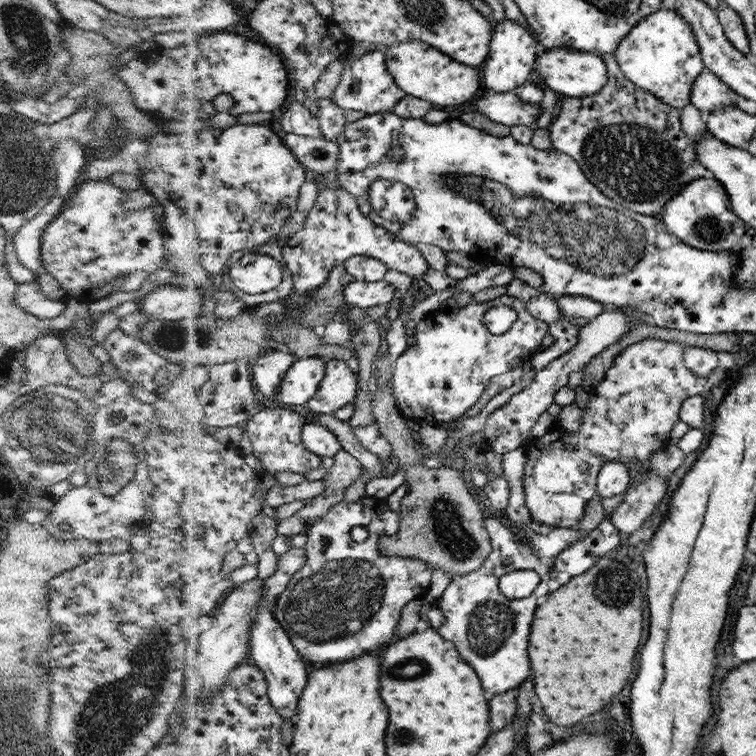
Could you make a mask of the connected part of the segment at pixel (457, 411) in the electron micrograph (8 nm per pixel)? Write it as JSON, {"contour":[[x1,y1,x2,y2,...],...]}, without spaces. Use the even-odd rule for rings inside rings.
{"contour":[[506,295,482,303,470,302,454,313,440,312,438,310,432,312,418,326,418,334,416,334,418,342,416,342,416,346,404,352,395,364,394,392,402,416,406,420,426,422,426,425,432,425,433,427,440,427,442,424,447,423,452,425,454,420,460,420,468,409,474,406,476,400,482,396,484,388,490,383,492,376,498,376,498,374,520,367,521,364,531,362,536,350,542,346,544,335,548,330,549,324,535,317,526,308,524,301],[502,305,514,308,517,312,517,319,510,327,510,330,504,332,504,334,493,335,484,326,482,317,492,307]]}

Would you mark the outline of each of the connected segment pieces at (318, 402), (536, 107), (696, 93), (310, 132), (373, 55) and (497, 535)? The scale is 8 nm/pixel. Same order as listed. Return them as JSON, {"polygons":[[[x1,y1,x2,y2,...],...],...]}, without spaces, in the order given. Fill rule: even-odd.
{"polygons":[[[341,359,328,361,326,379,322,381,321,390,307,404,311,413,333,415,355,402,360,390,358,373,354,372]],[[506,91,480,97,476,102,476,112,488,116,494,123,511,128,536,123,542,109,540,104,526,104,514,91]],[[705,69,693,84,692,102,700,109,703,118,706,118,710,111,736,105,736,92,710,69]],[[294,101,281,119,287,133,301,136,322,136,320,119,302,101]],[[373,49,360,52,358,59,345,59,346,69,334,100,346,110,360,110,368,115,392,111,409,94,389,71,387,50]],[[490,513,486,516,486,528,493,539,493,551,490,552,489,558,482,564,477,571,470,572,466,576,452,576,448,588,444,590,444,594,438,600,438,609,441,610,445,617,445,622,441,627,437,628,437,632,441,634,445,640,452,642,461,652,461,656,472,664,475,672,482,678,482,684,486,684,486,694,490,694,490,698,501,695,502,692,508,692,510,688,517,688,521,683,530,676,530,664,528,664,529,636,533,631,533,621,536,619,536,610,538,600,543,601,548,594,548,568,544,570,544,564,538,560,538,556,533,552,532,548,524,542,520,542,510,530,506,530,498,520,490,518],[530,569,536,571,541,578,540,584,530,596,523,599,510,600,500,589,500,580,504,578,508,572,517,570]]]}

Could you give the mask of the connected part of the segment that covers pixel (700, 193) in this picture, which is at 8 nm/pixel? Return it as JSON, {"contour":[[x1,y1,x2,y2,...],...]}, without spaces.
{"contour":[[701,178,686,183,681,192,665,205,658,217,670,233,680,237,687,245,712,252,736,248,746,230,745,220,733,212,725,186,715,178]]}

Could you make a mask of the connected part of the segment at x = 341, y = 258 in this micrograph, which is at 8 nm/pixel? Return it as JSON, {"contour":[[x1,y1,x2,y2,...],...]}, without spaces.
{"contour":[[342,187,339,190,326,188,321,192,317,206,309,212,304,228,284,244,284,254,286,265,295,277,295,290,304,296,318,292,318,288,328,283,332,272,354,256,369,256,385,261,390,269,418,279,422,279,432,269,417,245,398,240,390,229,378,226,361,210,357,198]]}

